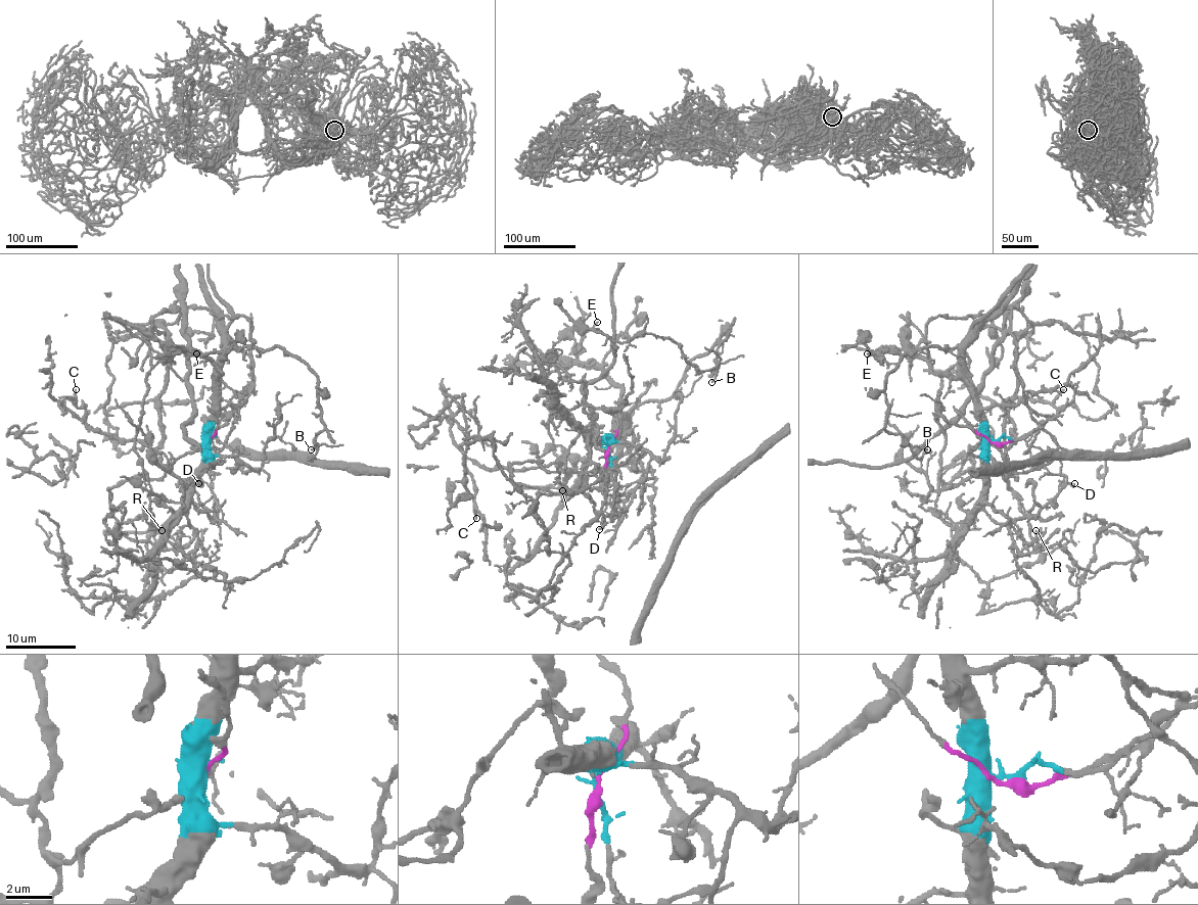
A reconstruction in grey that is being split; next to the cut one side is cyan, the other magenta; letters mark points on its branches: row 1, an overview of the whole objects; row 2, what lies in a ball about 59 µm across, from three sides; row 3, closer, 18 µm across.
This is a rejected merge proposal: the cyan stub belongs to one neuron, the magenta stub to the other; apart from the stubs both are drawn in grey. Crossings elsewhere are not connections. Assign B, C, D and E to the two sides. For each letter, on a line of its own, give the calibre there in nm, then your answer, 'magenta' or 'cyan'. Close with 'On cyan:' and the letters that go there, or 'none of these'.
B: 100 nm thick; cyan
C: 180 nm thick; magenta
D: 130 nm thick; cyan
E: 130 nm thick; cyan
On cyan: B, D, E

